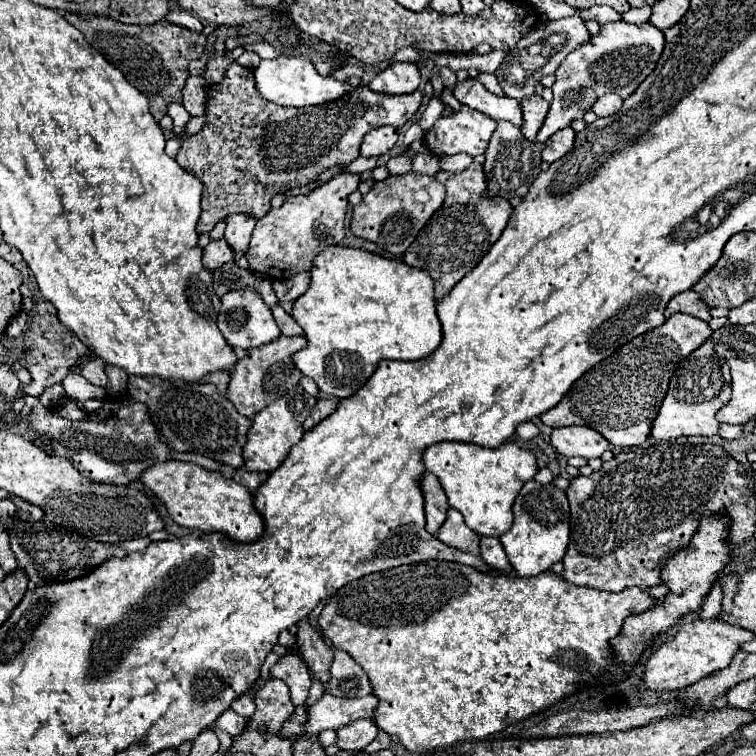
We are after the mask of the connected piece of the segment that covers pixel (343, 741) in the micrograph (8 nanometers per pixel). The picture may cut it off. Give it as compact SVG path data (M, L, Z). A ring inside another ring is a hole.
M373 718L355 720L349 726L337 730L337 746L341 750L363 750L377 734L379 728L375 726Z

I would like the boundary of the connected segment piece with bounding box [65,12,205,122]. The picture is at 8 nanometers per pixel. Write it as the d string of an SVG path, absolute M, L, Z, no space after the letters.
M67 12L65 18L77 30L81 30L85 40L95 50L101 50L101 54L113 66L117 66L135 88L139 88L143 94L147 92L149 110L157 122L165 114L165 106L169 102L181 102L181 90L189 76L187 64L195 58L201 58L203 54L205 46L203 34L197 34L179 24L171 24L167 20L161 20L151 26L129 26L111 18L99 18L99 16L83 18L71 12Z

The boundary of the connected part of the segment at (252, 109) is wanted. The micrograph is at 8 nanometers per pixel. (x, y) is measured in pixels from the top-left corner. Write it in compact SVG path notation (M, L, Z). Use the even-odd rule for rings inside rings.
M231 64L219 84L209 84L205 92L205 126L201 132L189 136L179 150L177 162L185 170L195 170L197 178L203 182L203 200L201 200L201 218L197 222L197 232L207 234L213 226L237 212L251 214L257 220L269 212L269 202L273 196L287 192L295 186L305 186L317 180L317 176L333 166L347 168L357 156L363 136L379 126L391 124L395 128L413 120L423 94L419 90L411 94L375 94L367 84L359 84L337 102L327 102L323 106L311 108L283 108L267 102L259 96L253 82L253 70Z

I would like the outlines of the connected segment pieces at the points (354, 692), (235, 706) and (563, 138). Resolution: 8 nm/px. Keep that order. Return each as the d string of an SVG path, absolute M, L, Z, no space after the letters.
M333 650L333 656L335 660L331 664L329 692L343 698L361 698L371 694L371 682L363 668L351 658L351 654L343 650Z
M249 694L249 696L243 696L243 698L235 700L235 702L231 704L231 710L235 710L235 712L237 712L239 716L243 716L243 718L251 718L251 716L253 716L253 712L255 712L253 694Z
M571 126L559 130L557 134L551 136L551 140L543 148L543 160L545 162L555 162L561 156L565 156L569 150L573 150L575 144L575 130Z

